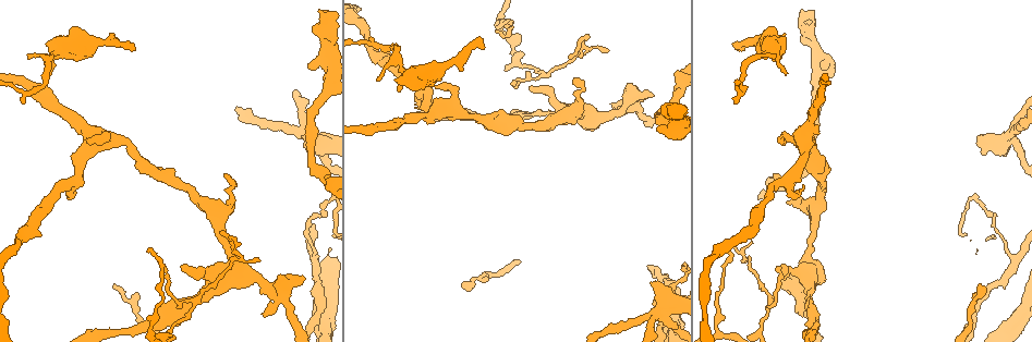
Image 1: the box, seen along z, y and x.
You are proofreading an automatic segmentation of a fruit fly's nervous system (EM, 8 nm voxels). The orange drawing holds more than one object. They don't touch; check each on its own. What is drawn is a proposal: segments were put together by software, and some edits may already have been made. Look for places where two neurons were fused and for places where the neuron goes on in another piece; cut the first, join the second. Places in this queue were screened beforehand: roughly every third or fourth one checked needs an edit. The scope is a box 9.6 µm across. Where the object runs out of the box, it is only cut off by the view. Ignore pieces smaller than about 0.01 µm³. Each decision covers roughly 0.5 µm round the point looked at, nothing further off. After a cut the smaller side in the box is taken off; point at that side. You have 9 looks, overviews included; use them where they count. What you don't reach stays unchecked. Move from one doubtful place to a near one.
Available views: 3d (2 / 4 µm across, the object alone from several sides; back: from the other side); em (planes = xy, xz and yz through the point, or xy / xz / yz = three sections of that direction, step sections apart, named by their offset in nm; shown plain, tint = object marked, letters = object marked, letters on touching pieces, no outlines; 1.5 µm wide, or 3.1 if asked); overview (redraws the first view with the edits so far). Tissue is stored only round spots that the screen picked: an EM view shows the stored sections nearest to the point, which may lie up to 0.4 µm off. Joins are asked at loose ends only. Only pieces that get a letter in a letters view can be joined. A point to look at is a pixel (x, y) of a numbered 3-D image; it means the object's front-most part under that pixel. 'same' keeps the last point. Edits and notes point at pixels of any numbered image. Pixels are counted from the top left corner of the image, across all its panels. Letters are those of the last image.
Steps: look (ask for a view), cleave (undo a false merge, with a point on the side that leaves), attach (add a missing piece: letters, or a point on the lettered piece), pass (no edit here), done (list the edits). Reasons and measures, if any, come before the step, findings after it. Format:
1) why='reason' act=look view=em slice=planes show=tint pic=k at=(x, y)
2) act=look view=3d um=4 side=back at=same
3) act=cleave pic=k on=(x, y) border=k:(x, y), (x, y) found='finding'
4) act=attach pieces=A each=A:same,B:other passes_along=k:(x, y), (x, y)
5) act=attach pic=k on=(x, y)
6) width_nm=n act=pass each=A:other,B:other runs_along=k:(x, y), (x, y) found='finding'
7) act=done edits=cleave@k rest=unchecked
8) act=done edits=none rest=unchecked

why='sharp bend' act=look view=em slice=xy step=8 show=tint pic=1 at=(660, 313)

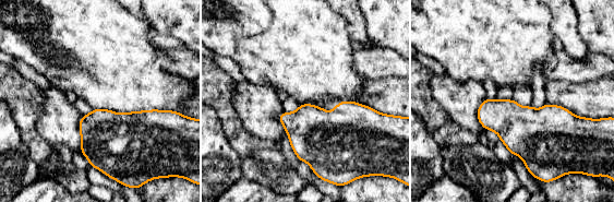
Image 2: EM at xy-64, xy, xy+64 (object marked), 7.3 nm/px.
why='another direction' act=look view=em slice=planes show=letters at=same

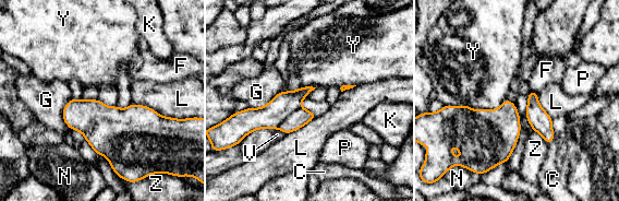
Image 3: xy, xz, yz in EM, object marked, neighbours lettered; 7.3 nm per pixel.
act=cleave pic=3 on=(296, 119) each=C:other,F:other,G:other,K:other,L:other,N:other,P:other,V:other,Y:other,Z:other border=3:(300, 106), (278, 127) found='two neurons meet here'

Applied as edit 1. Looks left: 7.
why='redraw' act=look view=overview

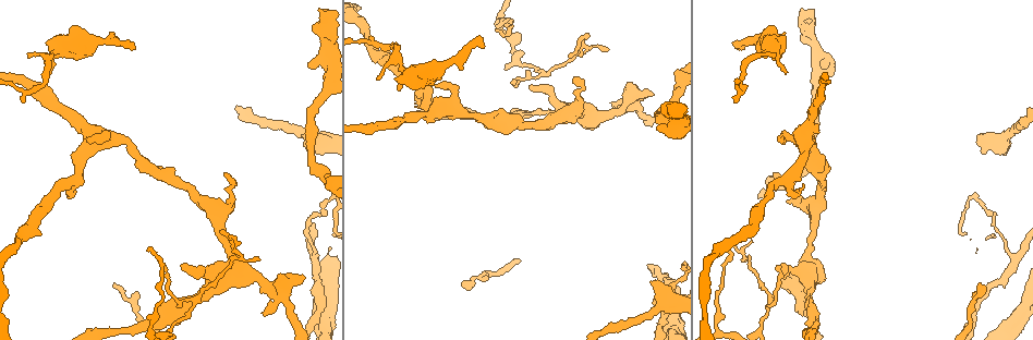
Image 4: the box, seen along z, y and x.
why='an open end' act=look view=em slice=yz step=4 show=letters pic=4 at=(484, 46)

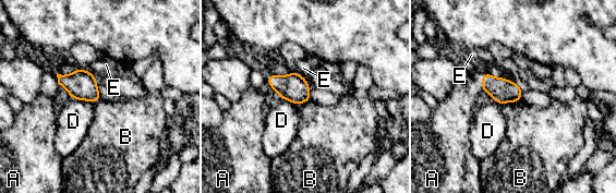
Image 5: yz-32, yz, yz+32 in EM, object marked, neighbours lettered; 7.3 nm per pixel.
why='cut it another way' act=look view=em slice=planes show=letters at=same

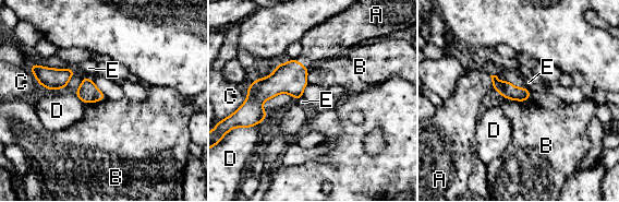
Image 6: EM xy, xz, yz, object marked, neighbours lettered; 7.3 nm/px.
act=attach pieces=A each=A:same,B:other,C:other,D:other,E:other found='it goes on there'

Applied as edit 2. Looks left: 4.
act=look view=overview

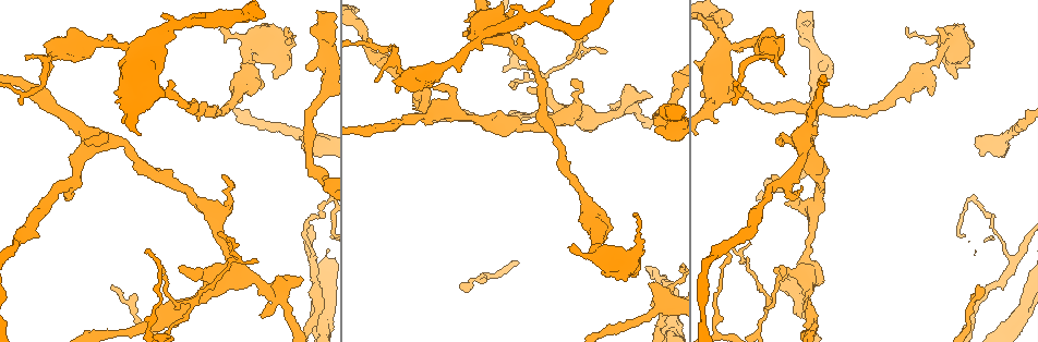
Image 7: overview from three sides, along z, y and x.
why='free end' act=look view=em slice=planes show=letters pic=7 at=(664, 112)

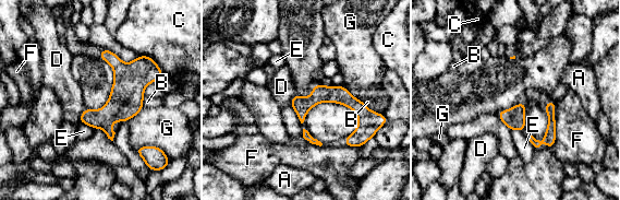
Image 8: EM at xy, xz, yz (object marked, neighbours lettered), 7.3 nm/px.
act=pass each=A:other,B:other,C:other,D:other,E:other,F:other,G:other runs_along=8:(293, 102), (341, 95), (372, 118) found='none of them fits'

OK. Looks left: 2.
why='a narrow waist' act=look view=em slice=planes show=letters pic=7 at=(147, 324)

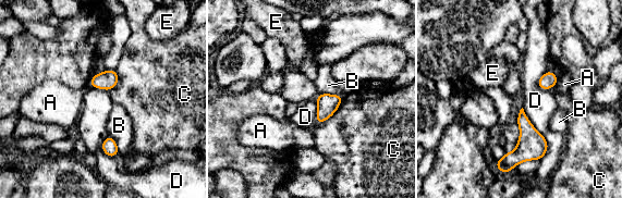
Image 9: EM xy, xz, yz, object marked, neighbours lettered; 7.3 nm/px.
act=pass each=A:other,B:other,C:other,D:other,E:other border=9:(522, 108), (546, 140), (540, 160) found='all the same neuron'

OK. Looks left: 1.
act=done edits=cleave@3,attach@6 rest=unchecked

